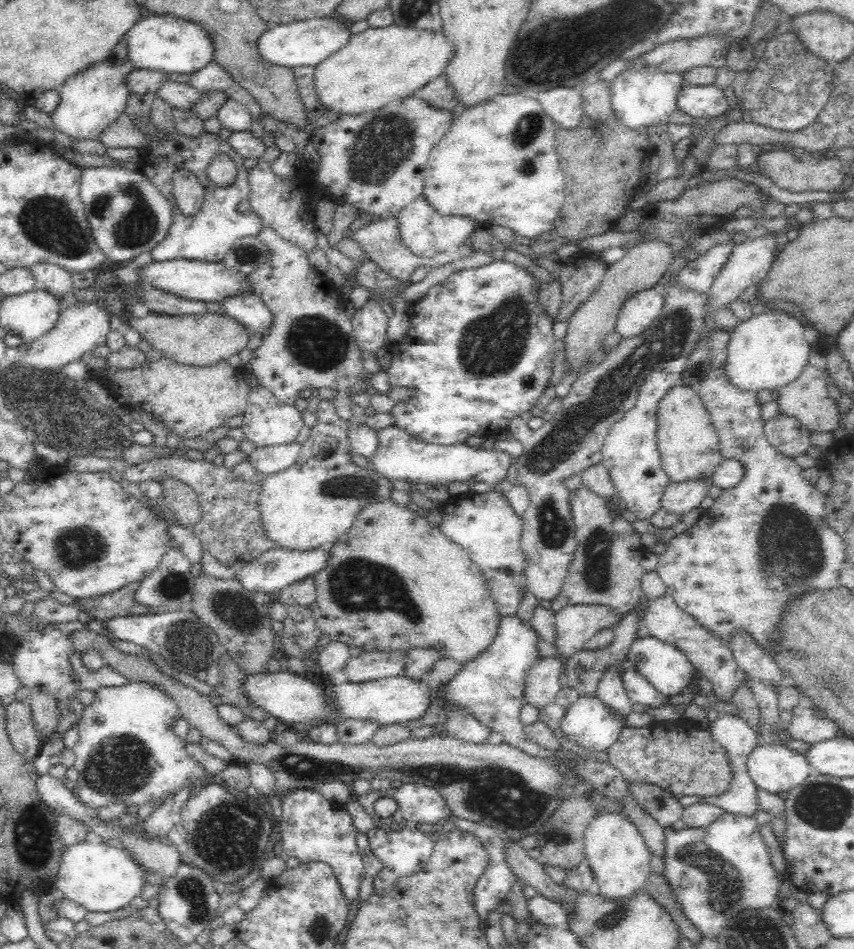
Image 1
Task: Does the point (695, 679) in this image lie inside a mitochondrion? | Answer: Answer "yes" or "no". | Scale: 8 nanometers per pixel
no

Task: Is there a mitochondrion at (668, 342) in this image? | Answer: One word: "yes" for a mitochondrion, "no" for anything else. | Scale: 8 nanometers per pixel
yes

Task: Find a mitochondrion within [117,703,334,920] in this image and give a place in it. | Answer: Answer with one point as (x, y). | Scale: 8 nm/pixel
(229, 836)

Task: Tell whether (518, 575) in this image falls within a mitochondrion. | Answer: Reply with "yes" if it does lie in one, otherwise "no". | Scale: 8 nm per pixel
no

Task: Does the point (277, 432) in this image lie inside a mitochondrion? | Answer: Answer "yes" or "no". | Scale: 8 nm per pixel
no

